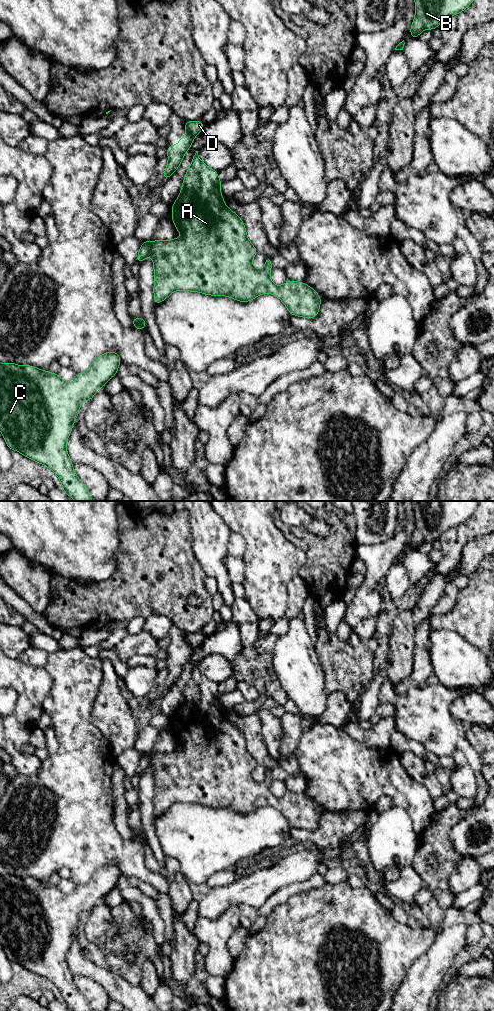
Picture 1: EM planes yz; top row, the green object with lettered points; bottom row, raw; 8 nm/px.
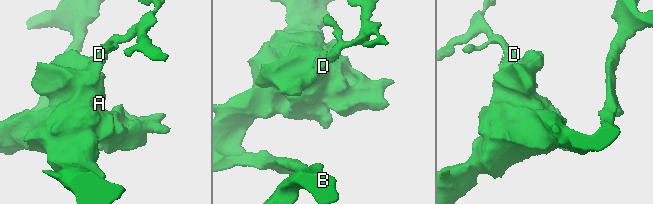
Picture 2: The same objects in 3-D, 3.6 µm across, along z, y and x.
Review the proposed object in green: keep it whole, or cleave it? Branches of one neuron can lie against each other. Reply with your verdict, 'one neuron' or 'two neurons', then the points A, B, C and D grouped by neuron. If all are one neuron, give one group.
two neurons | A B C / D

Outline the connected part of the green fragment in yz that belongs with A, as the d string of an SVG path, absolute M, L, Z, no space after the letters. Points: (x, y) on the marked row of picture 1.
M196 151L192 158L191 166L183 179L179 196L170 207L172 210L172 222L177 232L183 237L172 240L143 241L140 246L136 261L142 263L149 255L153 257L154 268L154 305L160 304L174 291L191 291L210 296L227 296L239 302L249 302L259 295L270 293L278 297L288 309L290 315L313 319L319 313L321 305L320 295L304 282L290 280L281 286L276 286L271 278L272 258L265 258L263 269L255 269L252 260L257 254L256 247L249 241L245 225L241 218L225 205L225 199L221 194L222 181L218 177L218 171L204 164Z

